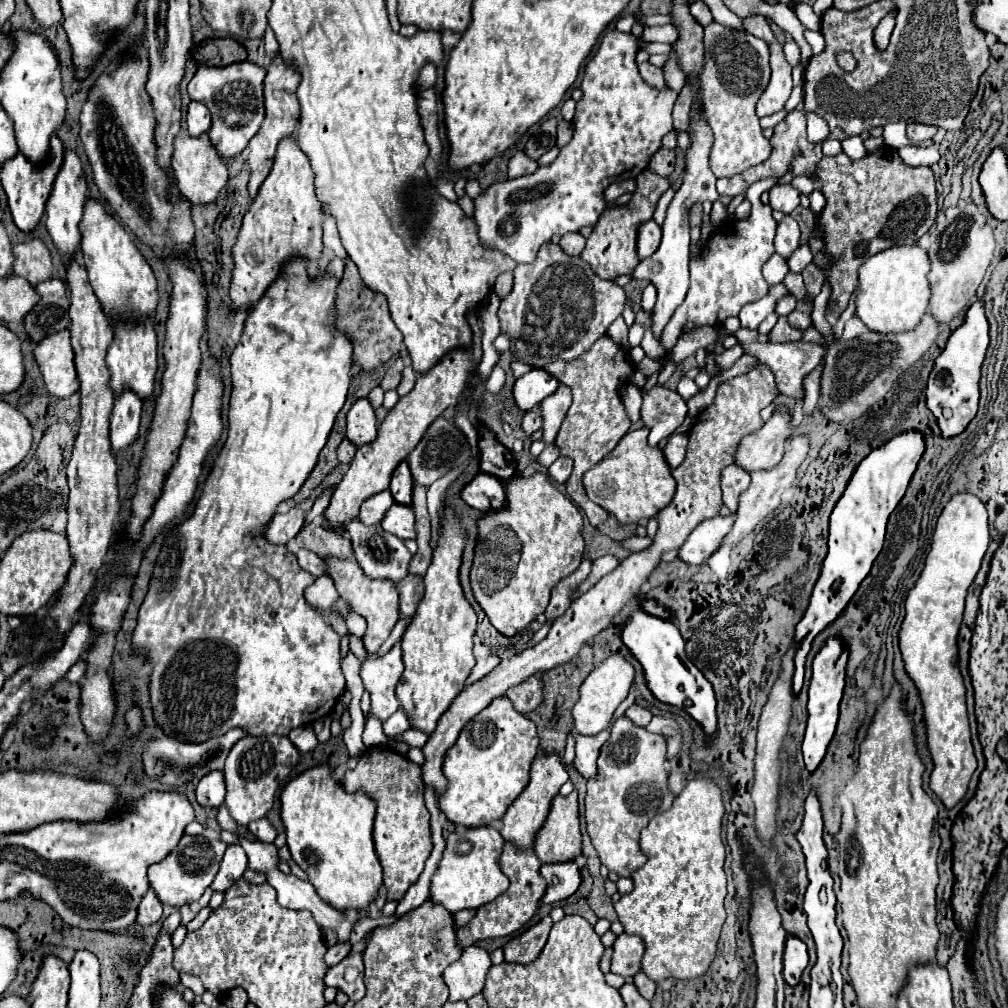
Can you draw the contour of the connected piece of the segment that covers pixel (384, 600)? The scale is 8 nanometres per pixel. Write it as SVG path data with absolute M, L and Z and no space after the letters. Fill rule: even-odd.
M326 560L326 574L334 578L336 590L340 594L340 598L334 602L334 606L346 616L346 604L350 604L358 614L362 614L368 622L368 630L364 636L364 646L370 654L378 652L378 648L382 646L382 642L392 634L398 618L400 618L400 610L398 610L398 590L392 584L392 580L374 580L364 576L362 568L358 566L358 562L352 560ZM364 576L364 578L362 578Z

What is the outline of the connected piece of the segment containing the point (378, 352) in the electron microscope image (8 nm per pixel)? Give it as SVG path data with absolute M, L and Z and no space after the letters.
M352 260L346 262L346 270L342 276L340 288L338 288L336 308L338 308L338 316L340 316L340 328L344 328L344 332L348 332L352 336L354 362L358 362L364 370L382 366L394 354L398 354L400 348L404 346L402 332L396 328L396 324L390 318L388 300L364 284L364 280L360 278L358 268L356 268L356 264L352 264Z

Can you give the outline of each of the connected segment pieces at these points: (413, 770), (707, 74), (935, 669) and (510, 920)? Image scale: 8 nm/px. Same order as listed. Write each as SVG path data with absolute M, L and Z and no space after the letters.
M376 746L368 748L358 756L358 764L354 770L346 770L342 786L348 792L364 792L368 794L376 806L378 814L374 820L374 844L380 858L380 864L384 868L384 886L388 890L388 900L402 900L406 890L418 880L418 876L424 870L424 862L432 850L430 840L430 812L424 804L424 782L422 782L422 770L418 764L410 762L406 756L396 752L392 746Z
M716 22L704 28L704 44L706 66L698 86L704 100L704 114L716 138L712 146L712 172L716 178L736 176L770 156L770 144L756 116L756 102L770 80L770 50L764 40Z
M968 492L952 496L938 516L926 566L916 586L908 592L906 618L900 630L900 650L906 672L918 688L924 708L926 746L934 764L930 774L930 790L948 810L964 798L970 778L978 766L970 738L966 686L958 670L956 638L962 624L966 592L980 570L988 544L988 514L982 500Z
M506 842L506 848L500 856L500 866L504 870L504 874L510 878L510 888L498 896L498 900L494 900L492 904L484 904L484 908L480 908L476 912L476 916L472 918L472 922L468 924L470 928L470 940L462 934L462 930L458 930L458 944L462 948L468 948L470 944L478 942L478 940L486 940L486 938L500 938L500 936L508 936L516 930L520 930L538 910L540 906L540 896L544 894L544 878L538 874L538 868L542 866L540 860L536 858L536 854L530 852L518 852L512 844Z

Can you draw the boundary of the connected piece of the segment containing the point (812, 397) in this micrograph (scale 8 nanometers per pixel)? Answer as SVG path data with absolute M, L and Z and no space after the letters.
M824 358L820 364L803 378L803 387L805 390L803 412L804 415L810 414L817 406L820 398L820 381L824 366Z

